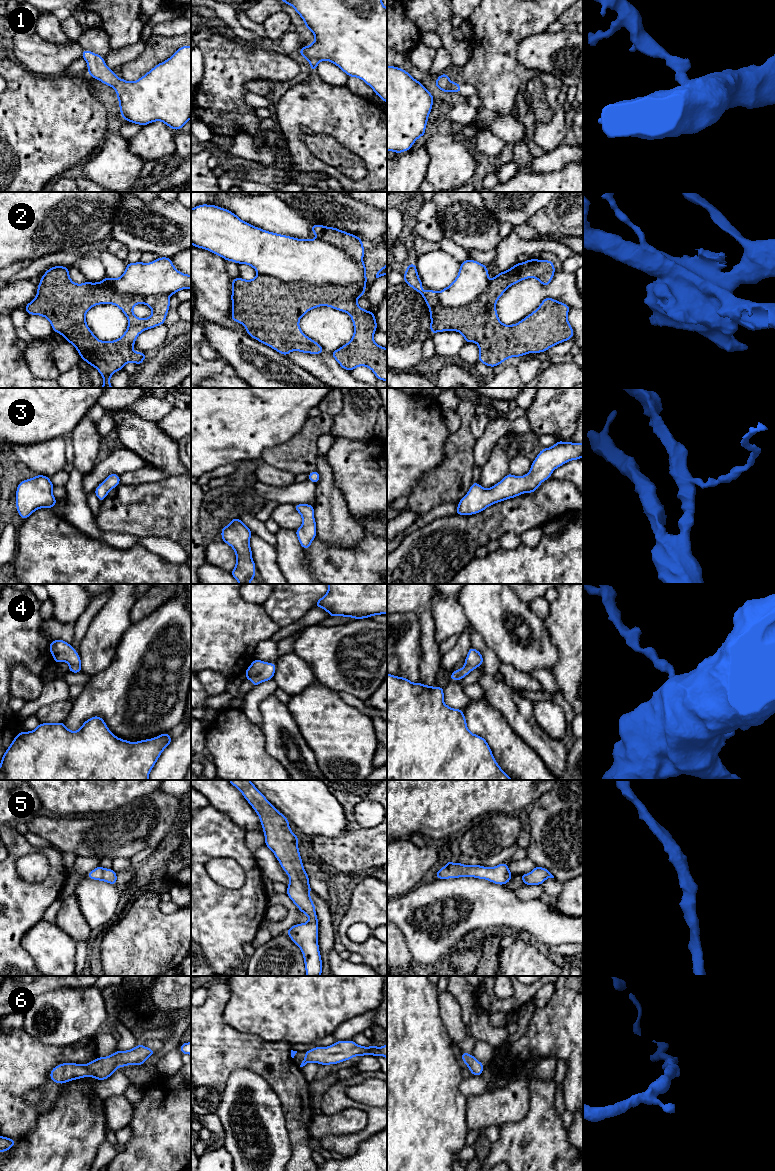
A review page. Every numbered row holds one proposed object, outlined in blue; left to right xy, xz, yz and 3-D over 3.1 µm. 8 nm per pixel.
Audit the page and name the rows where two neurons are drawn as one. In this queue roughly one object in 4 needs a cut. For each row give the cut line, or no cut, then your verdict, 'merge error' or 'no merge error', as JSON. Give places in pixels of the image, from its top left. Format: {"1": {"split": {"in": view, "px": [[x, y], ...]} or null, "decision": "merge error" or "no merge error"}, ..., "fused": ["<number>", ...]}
{"1": {"split": null, "decision": "no merge error"}, "2": {"split": {"in": "xz", "px": [[258, 273], [275, 276], [287, 282], [304, 281], [365, 287]]}, "decision": "merge error"}, "3": {"split": null, "decision": "no merge error"}, "4": {"split": null, "decision": "no merge error"}, "5": {"split": null, "decision": "no merge error"}, "6": {"split": null, "decision": "no merge error"}, "fused": ["2"]}

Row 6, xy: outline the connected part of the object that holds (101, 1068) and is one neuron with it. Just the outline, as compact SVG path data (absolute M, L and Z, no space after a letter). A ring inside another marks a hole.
M136 1045L127 1051L115 1051L107 1057L98 1057L88 1064L62 1063L50 1072L50 1079L55 1083L65 1084L71 1080L93 1077L96 1080L108 1079L119 1067L143 1065L156 1051L142 1045Z

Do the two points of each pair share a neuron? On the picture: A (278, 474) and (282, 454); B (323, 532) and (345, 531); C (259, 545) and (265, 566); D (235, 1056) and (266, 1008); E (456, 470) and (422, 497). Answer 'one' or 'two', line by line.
A: two
B: one
C: one
D: two
E: one

